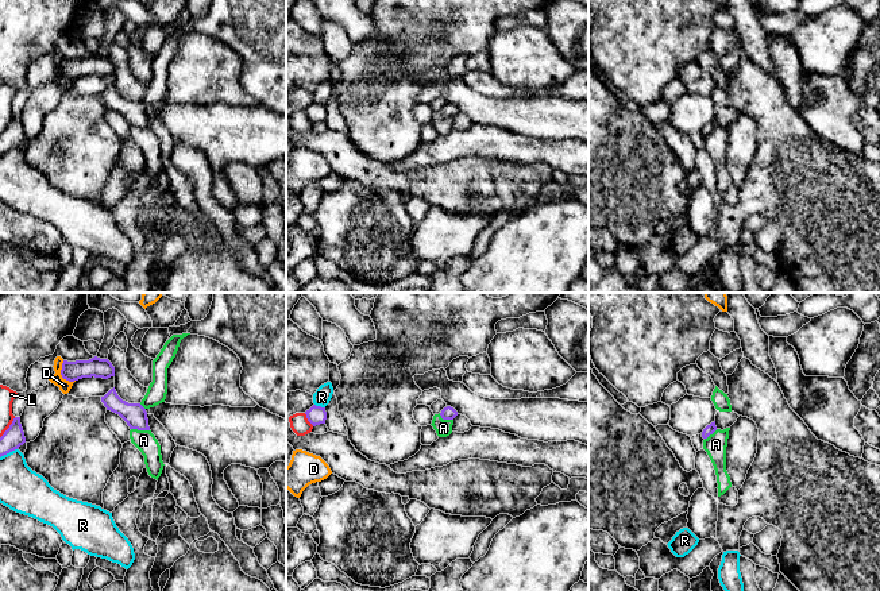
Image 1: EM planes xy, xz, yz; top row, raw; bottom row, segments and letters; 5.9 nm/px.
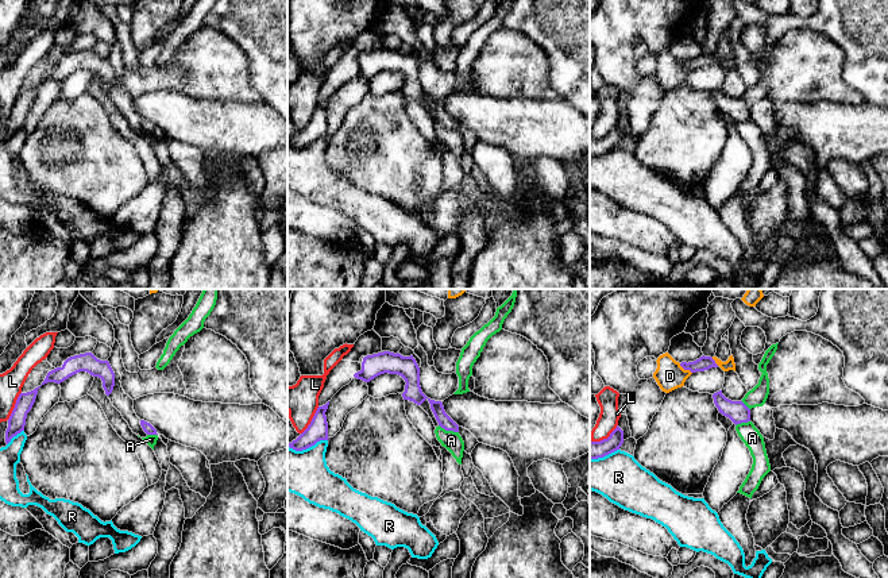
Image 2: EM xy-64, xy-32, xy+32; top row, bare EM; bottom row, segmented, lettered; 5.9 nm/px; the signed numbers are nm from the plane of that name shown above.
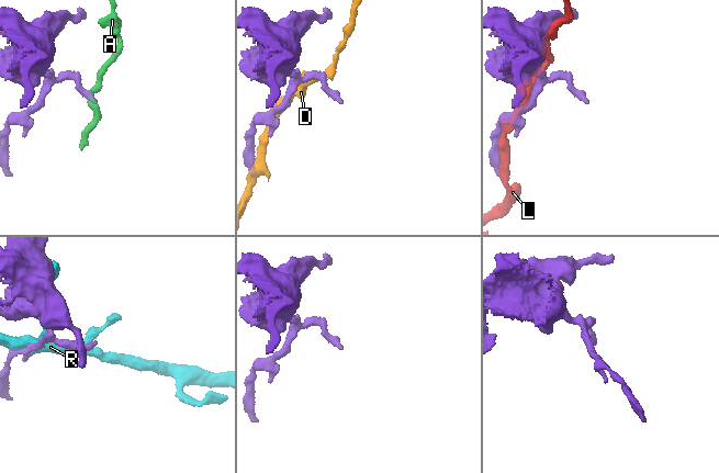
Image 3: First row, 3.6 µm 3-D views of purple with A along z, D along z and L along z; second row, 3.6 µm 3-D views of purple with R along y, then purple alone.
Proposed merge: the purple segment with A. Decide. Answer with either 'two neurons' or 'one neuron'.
two neurons

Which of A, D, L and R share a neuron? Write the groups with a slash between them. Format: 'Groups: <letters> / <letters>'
Groups: A / D / L / R

